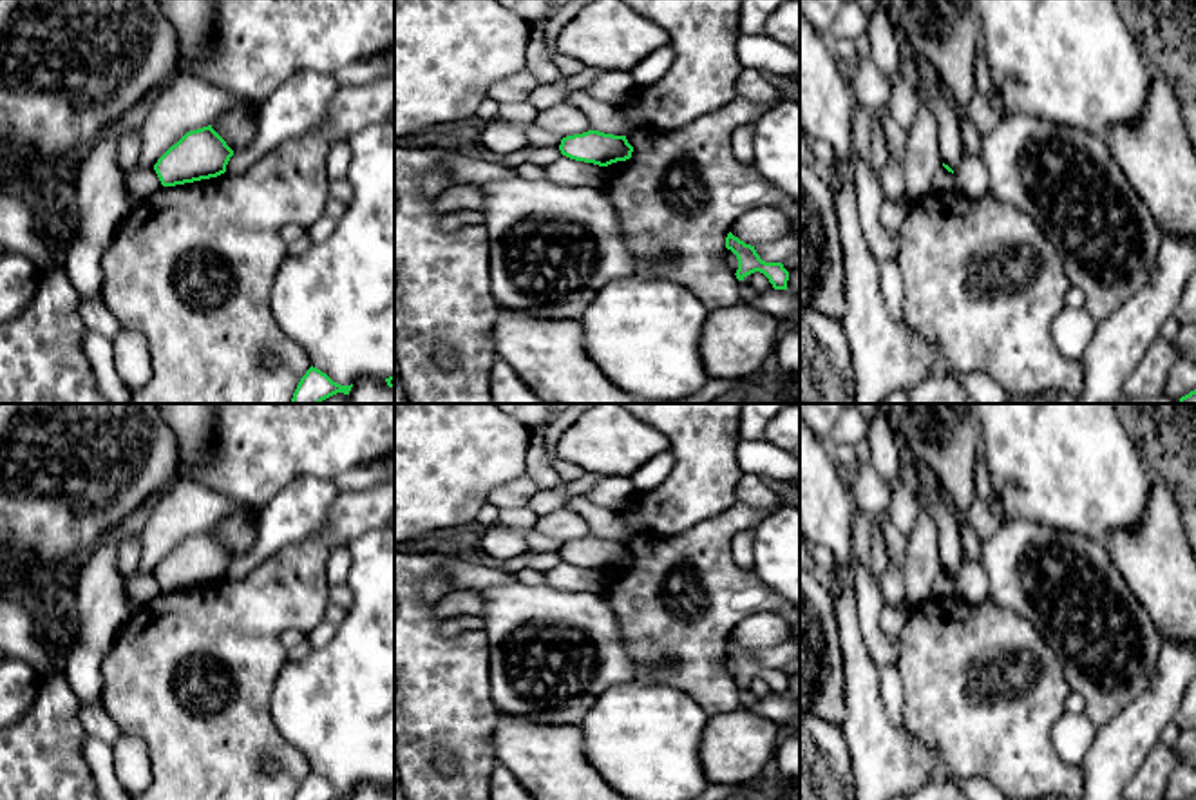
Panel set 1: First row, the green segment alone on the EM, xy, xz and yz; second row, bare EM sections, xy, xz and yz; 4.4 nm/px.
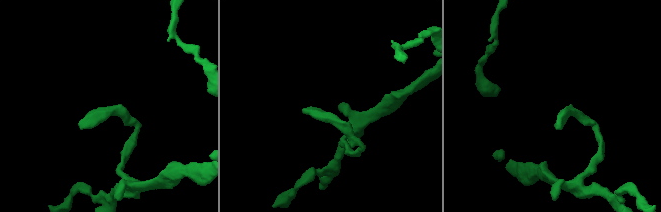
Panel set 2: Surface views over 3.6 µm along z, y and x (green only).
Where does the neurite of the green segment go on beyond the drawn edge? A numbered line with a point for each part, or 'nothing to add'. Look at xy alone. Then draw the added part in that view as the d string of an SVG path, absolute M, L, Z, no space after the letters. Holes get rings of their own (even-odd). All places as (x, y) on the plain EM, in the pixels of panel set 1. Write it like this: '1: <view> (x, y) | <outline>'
nothing to add

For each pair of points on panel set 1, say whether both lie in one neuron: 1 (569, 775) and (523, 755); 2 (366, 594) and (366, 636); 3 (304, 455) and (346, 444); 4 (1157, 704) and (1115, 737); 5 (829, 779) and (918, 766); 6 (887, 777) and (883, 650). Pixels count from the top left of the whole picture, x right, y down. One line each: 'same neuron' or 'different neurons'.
1: same neuron
2: same neuron
3: same neuron
4: same neuron
5: different neurons
6: different neurons

